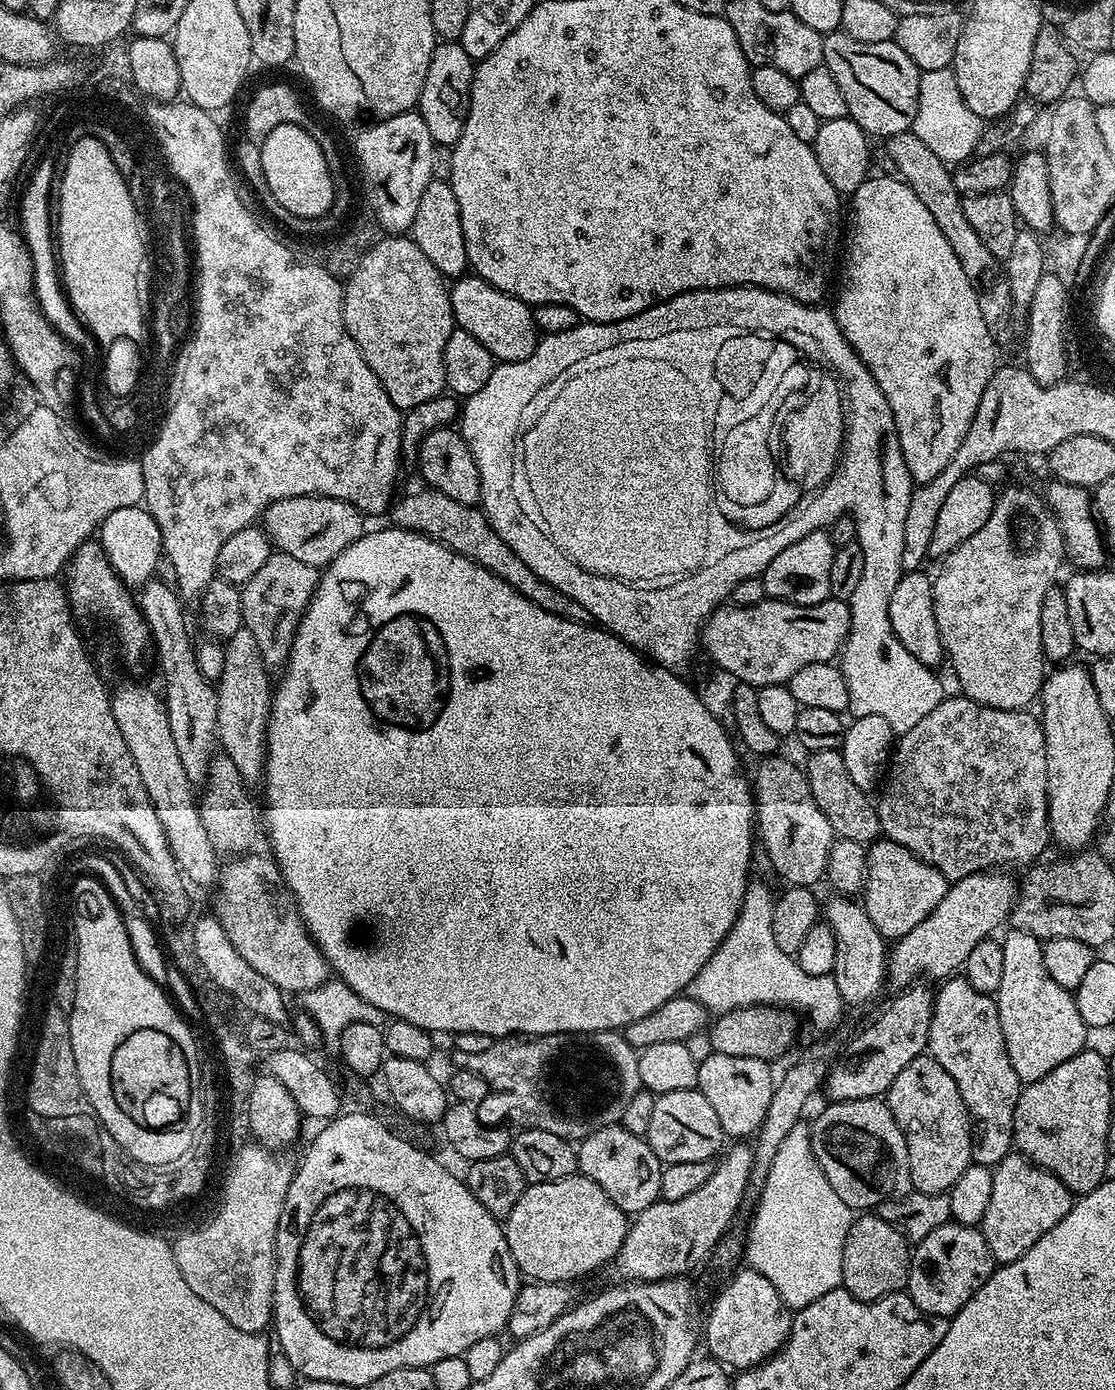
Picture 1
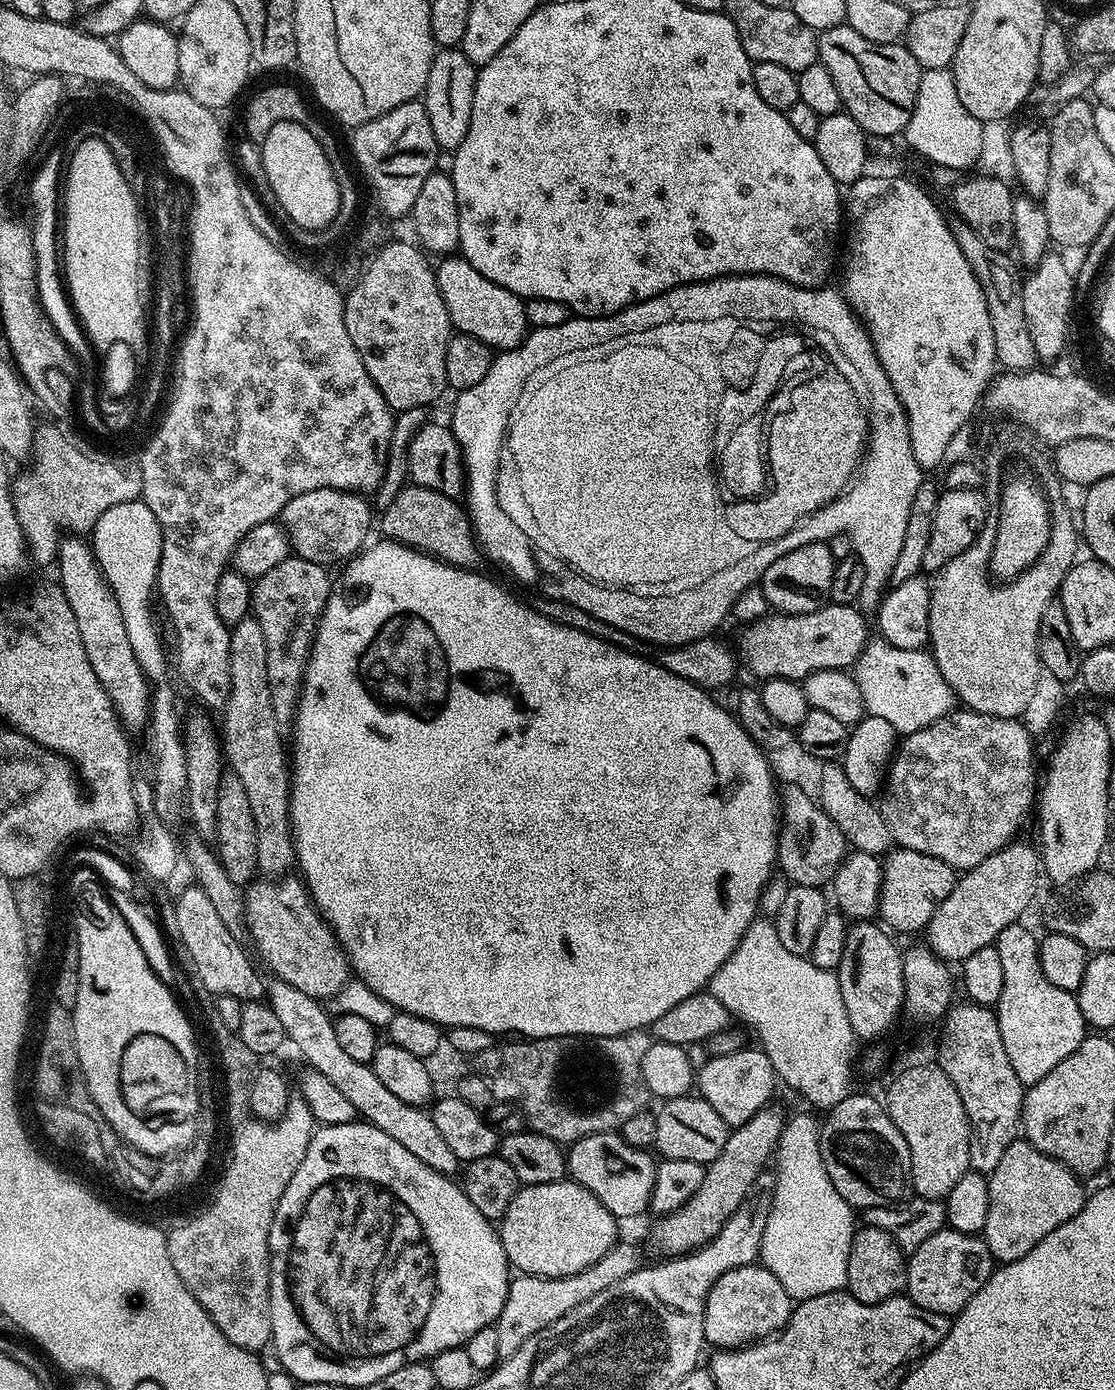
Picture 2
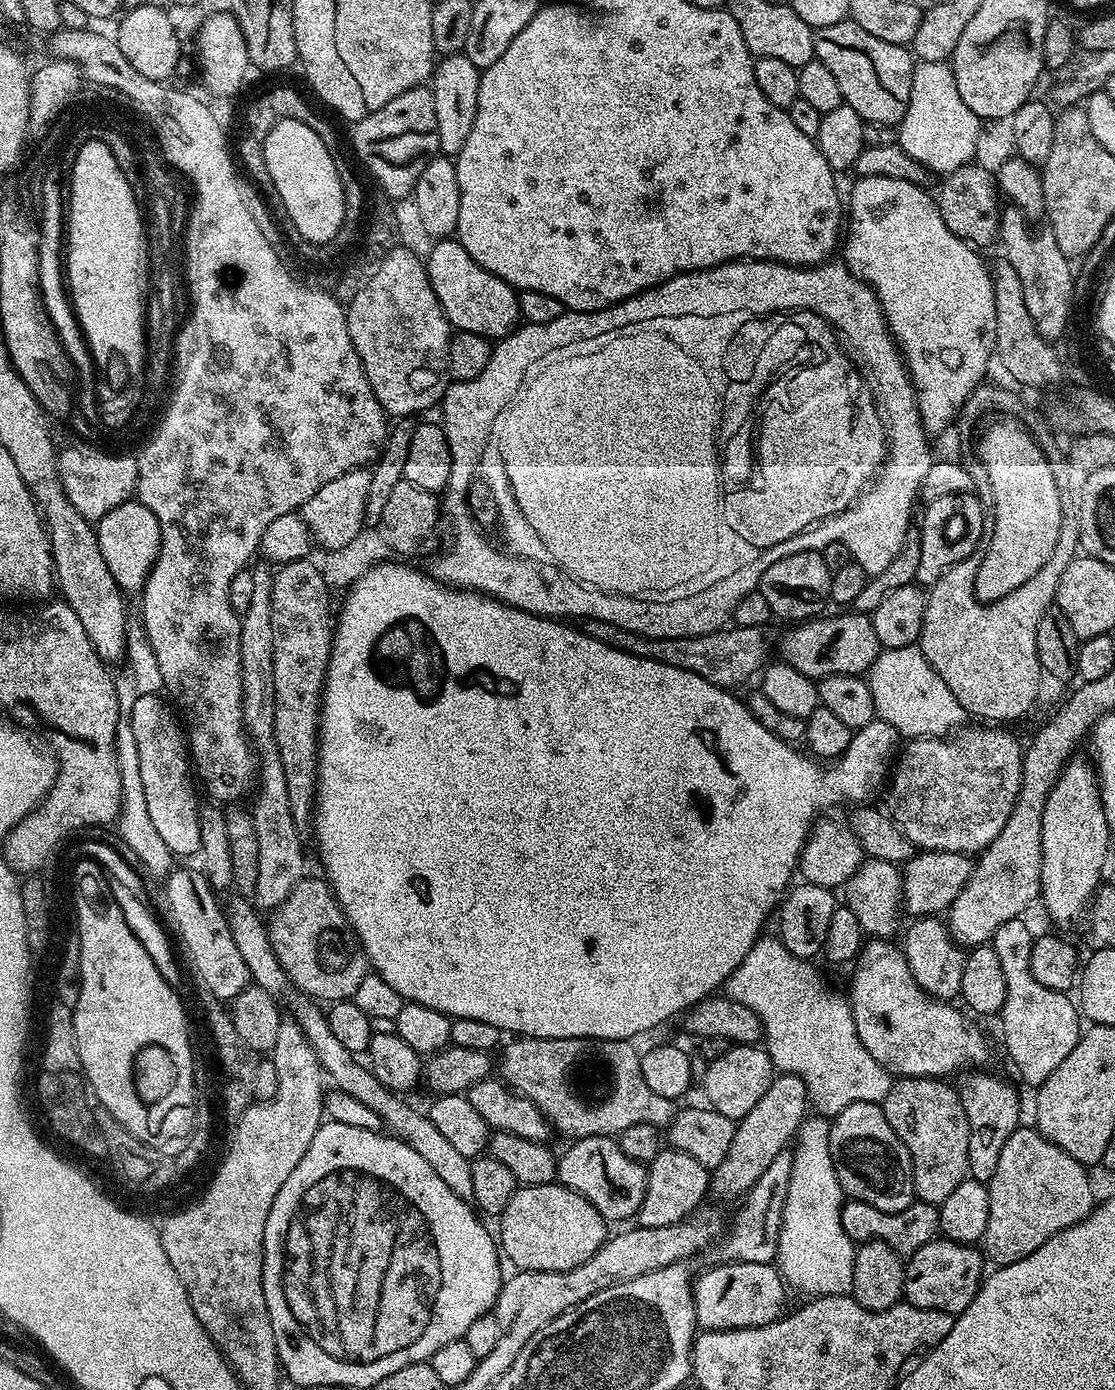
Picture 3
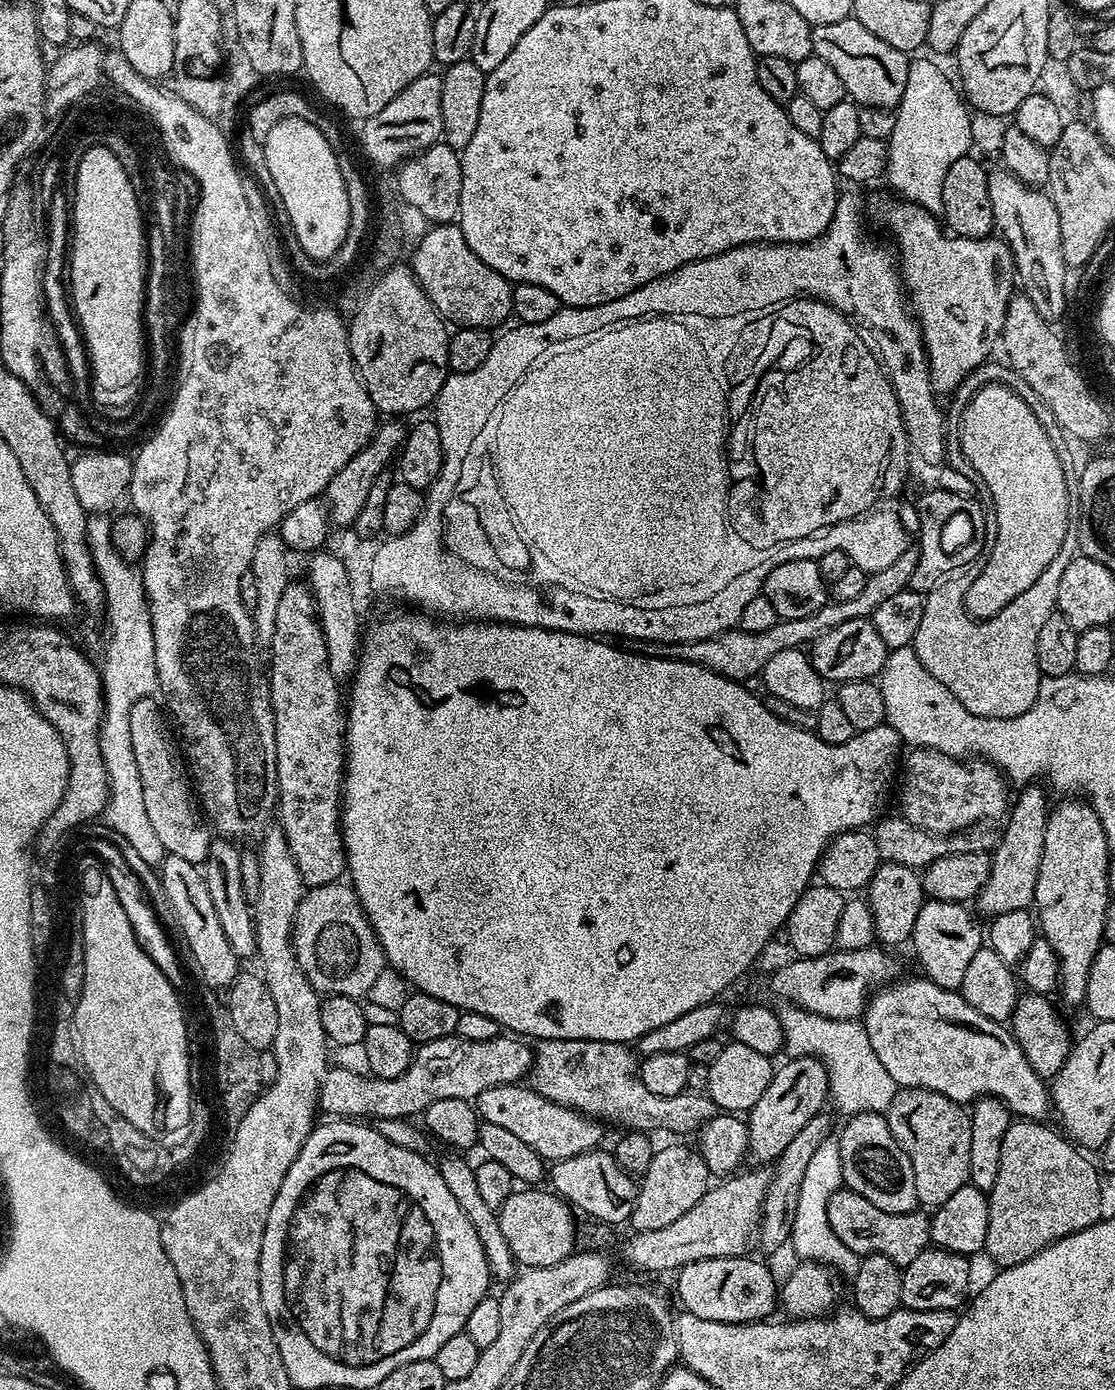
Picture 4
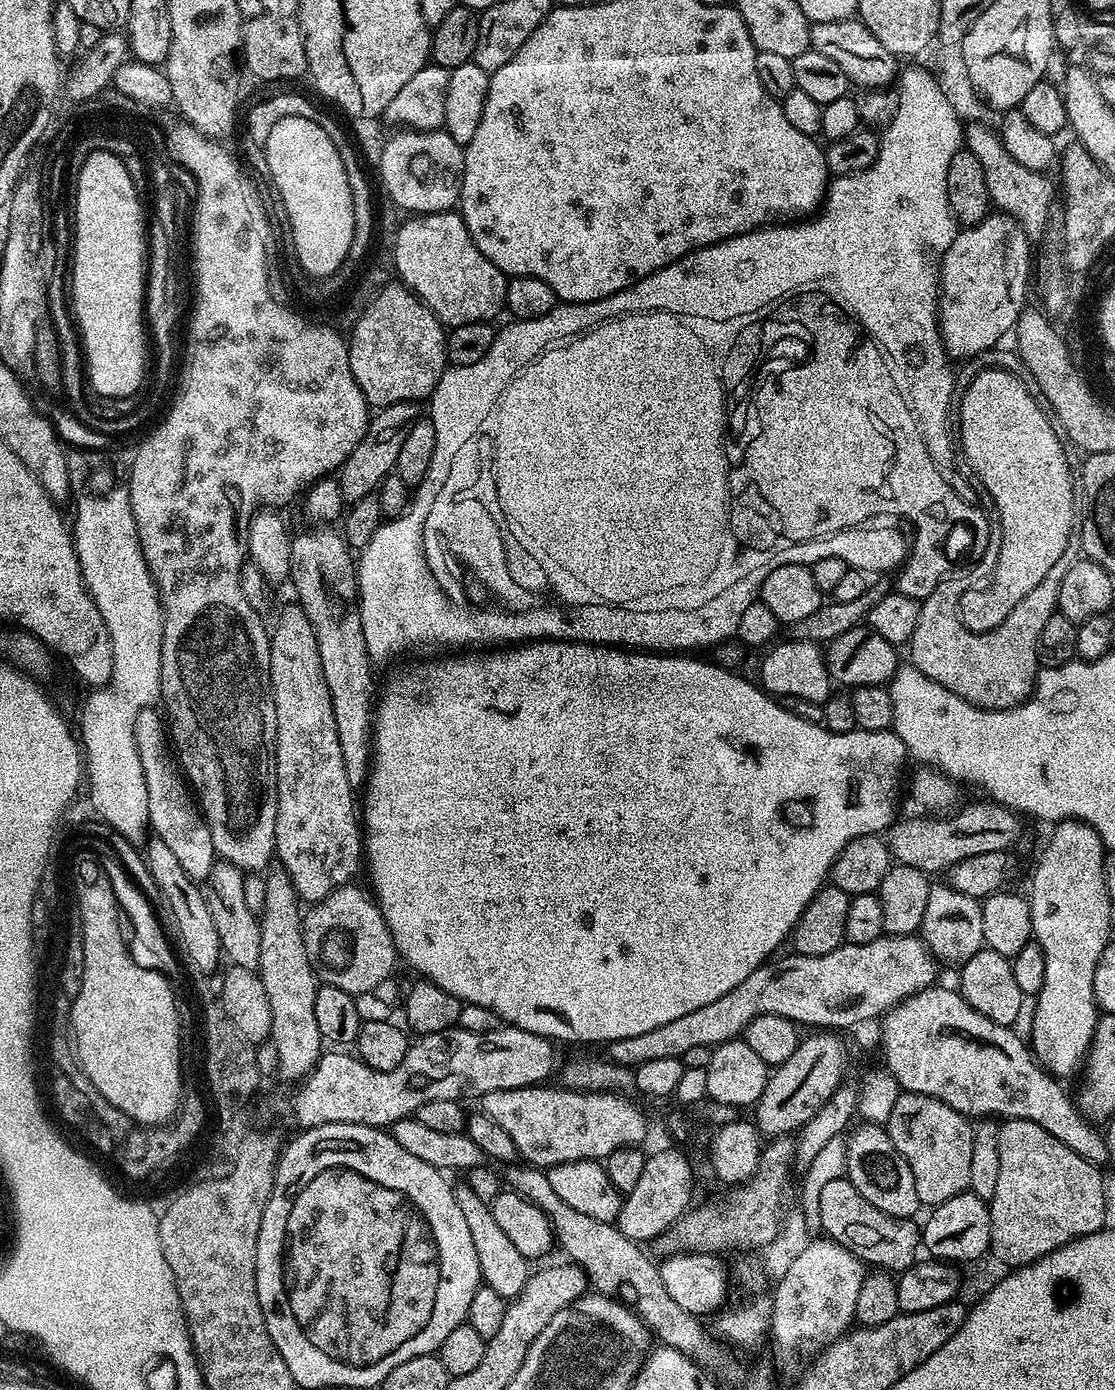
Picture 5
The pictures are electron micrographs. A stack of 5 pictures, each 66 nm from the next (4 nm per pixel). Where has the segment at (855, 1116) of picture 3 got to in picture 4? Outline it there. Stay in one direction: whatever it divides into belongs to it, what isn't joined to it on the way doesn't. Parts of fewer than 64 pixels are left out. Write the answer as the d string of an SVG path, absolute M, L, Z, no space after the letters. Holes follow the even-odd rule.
M858 1113L849 1115L843 1122L844 1129L838 1133L840 1157L842 1158L843 1187L870 1198L874 1206L883 1212L902 1214L913 1211L918 1201L914 1190L914 1170L910 1158L898 1146L887 1119L881 1113Z

